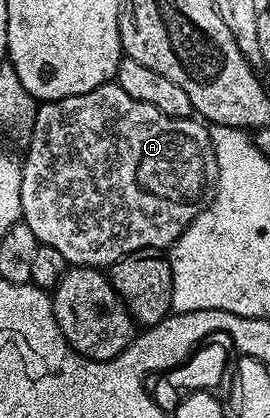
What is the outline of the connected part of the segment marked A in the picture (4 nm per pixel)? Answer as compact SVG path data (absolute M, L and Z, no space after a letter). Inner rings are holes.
M115 83L98 85L85 93L70 93L57 101L45 101L37 108L34 127L26 141L28 154L25 152L22 157L20 216L29 225L37 240L43 245L54 247L54 251L62 254L69 266L111 267L121 257L128 253L137 253L140 249L167 250L200 213L202 205L200 200L203 199L204 192L207 189L209 192L210 189L210 175L216 173L216 153L212 149L212 135L203 127L205 128L199 120L192 117L171 117L158 111L158 107L150 103L142 103L126 95L126 91L122 91L122 87Z

